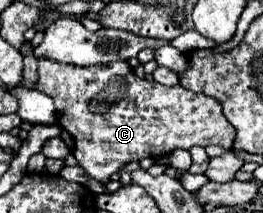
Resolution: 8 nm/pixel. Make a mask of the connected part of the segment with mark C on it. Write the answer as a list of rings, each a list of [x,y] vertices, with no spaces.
[[[38,58],[36,90],[48,94],[56,104],[58,126],[74,138],[78,164],[98,182],[106,184],[126,162],[140,158],[162,158],[176,148],[218,144],[232,150],[236,130],[222,114],[214,98],[196,94],[184,86],[162,86],[138,78],[126,60],[74,66],[50,58]]]

